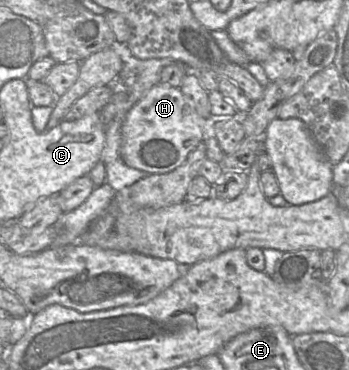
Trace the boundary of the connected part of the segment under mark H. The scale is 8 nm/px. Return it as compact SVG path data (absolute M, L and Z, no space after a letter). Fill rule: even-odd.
M160 82L127 112L121 127L121 157L129 167L149 175L170 172L203 141L205 120L179 87Z

